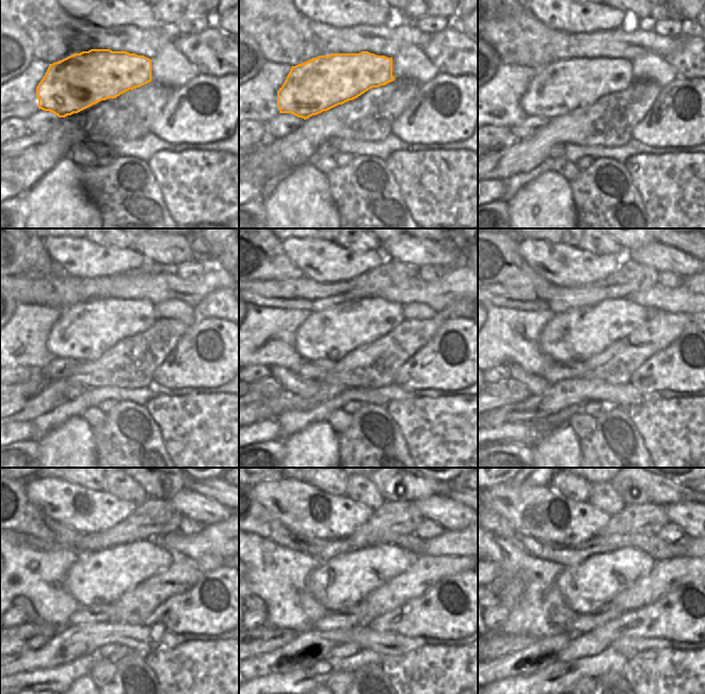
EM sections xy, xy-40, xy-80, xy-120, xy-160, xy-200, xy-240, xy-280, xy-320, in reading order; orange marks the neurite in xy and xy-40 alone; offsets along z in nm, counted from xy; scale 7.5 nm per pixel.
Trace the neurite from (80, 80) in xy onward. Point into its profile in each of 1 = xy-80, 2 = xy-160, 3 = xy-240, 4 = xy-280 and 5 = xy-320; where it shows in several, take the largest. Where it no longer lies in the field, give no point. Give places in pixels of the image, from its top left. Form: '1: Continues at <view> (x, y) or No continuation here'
1: Continues at xy-80 (558, 88)
2: Continues at xy-160 (327, 335)
3: Continues at xy-240 (100, 577)
4: Continues at xy-280 (339, 584)
5: Continues at xy-320 (588, 587).

